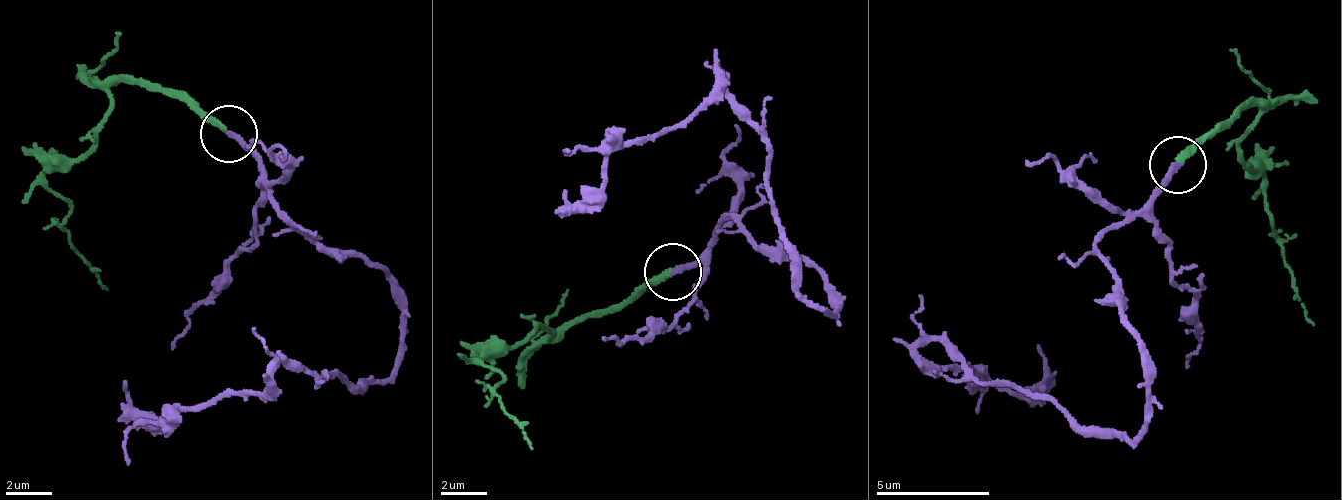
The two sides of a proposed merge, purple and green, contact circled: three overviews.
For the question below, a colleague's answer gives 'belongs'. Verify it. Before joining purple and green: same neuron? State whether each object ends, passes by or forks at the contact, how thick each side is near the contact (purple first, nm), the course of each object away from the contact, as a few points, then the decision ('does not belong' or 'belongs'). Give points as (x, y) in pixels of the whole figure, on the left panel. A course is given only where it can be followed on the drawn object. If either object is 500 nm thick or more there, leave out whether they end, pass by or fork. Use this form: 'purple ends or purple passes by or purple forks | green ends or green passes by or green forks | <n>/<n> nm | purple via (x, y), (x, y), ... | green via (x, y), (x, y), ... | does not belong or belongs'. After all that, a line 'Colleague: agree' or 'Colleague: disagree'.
purple ends | green ends | 260/280 nm | purple via (227, 134), (302, 233), (390, 276), (402, 357), (364, 392), (281, 360), (274, 381), (160, 425), (121, 382) | green via (227, 134), (172, 95), (123, 81), (93, 145), (43, 176), (67, 202), (67, 238), (109, 289) | belongs
Colleague: agree

